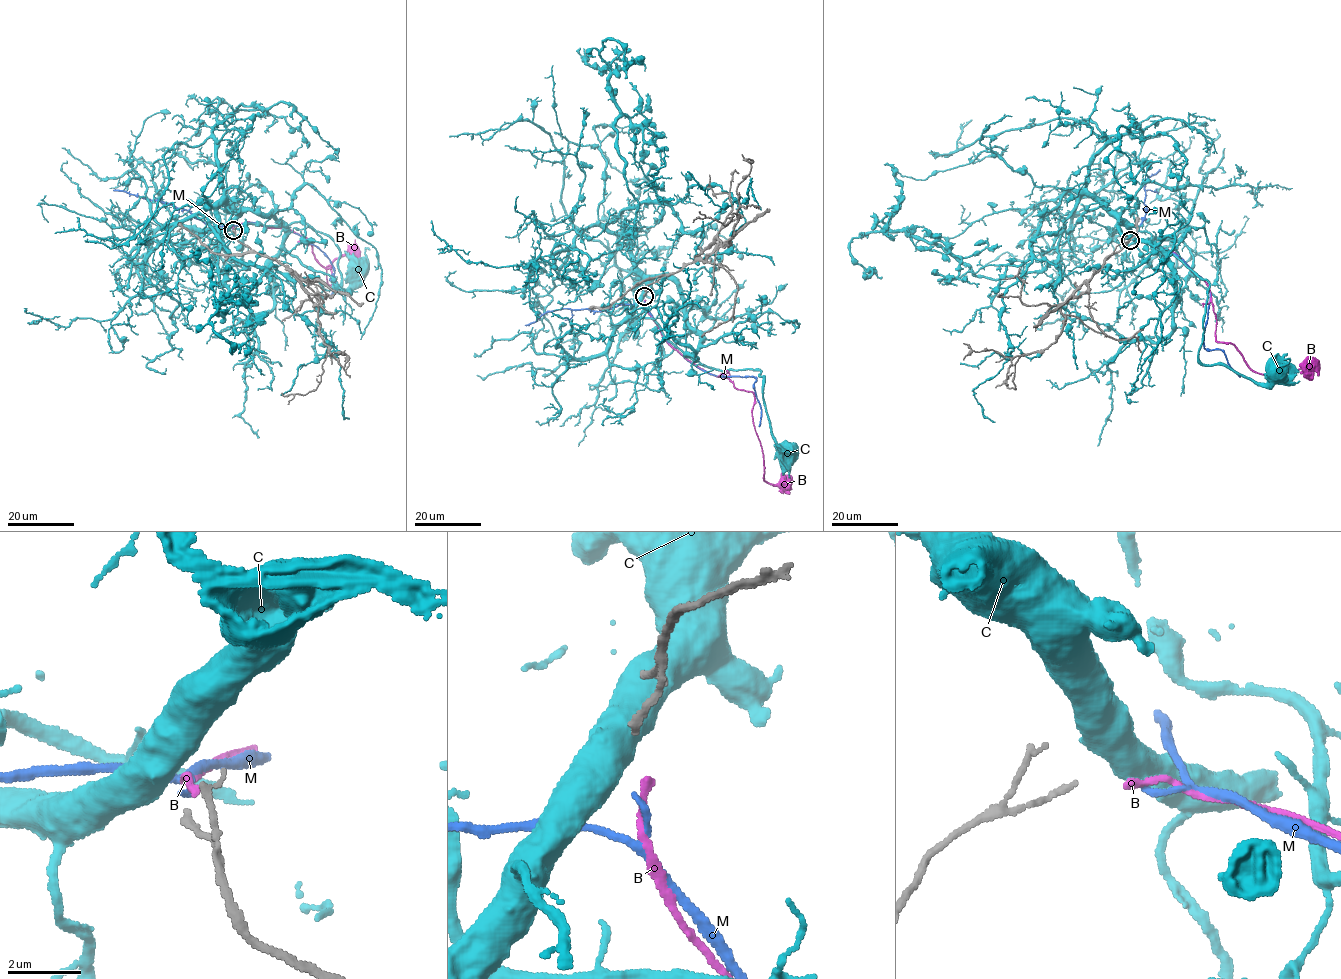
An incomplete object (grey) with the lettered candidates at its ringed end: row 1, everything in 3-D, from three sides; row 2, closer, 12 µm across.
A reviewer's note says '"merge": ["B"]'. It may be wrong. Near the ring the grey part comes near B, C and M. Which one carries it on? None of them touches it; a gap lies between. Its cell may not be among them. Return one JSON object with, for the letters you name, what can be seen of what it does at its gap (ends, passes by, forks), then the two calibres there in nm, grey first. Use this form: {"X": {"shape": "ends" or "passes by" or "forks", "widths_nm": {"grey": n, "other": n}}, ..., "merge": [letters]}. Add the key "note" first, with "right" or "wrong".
{"note": "right", "B": {"shape": "ends", "widths_nm": {"grey": 160, "other": 190}}, "merge": ["B"]}

